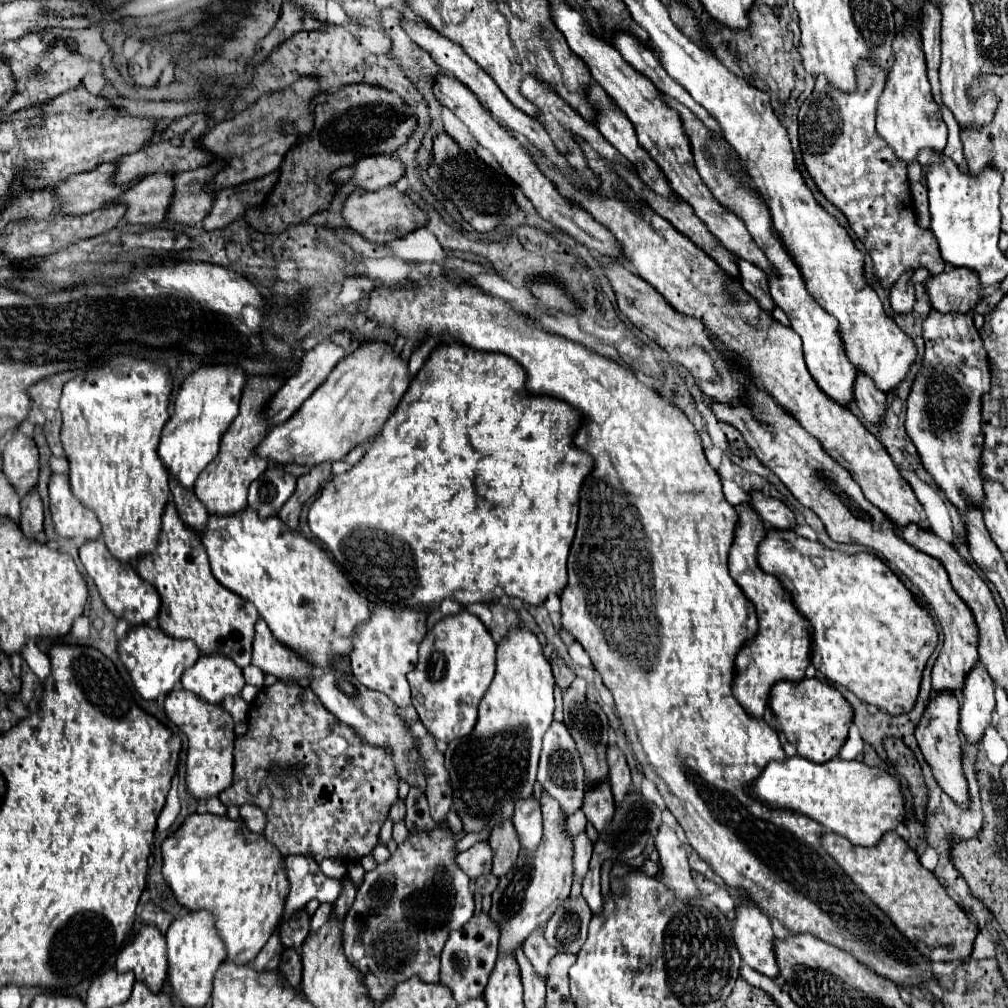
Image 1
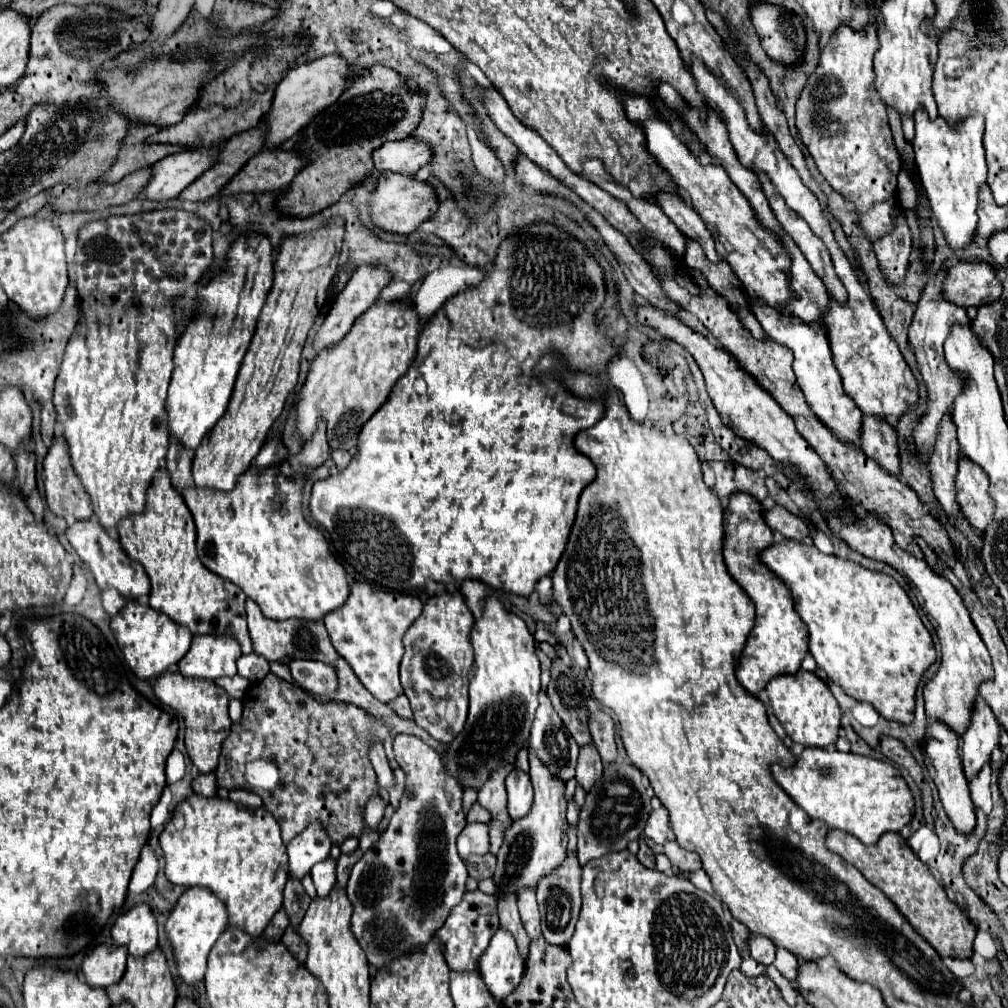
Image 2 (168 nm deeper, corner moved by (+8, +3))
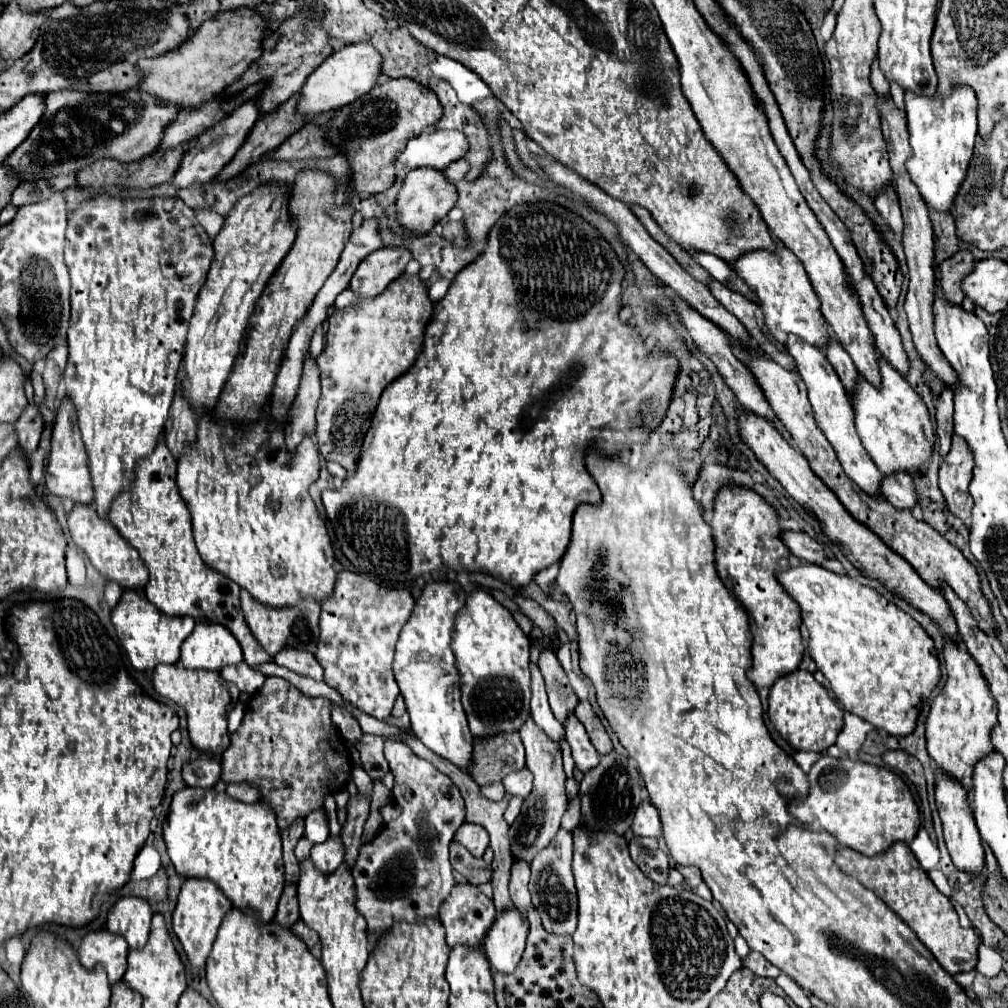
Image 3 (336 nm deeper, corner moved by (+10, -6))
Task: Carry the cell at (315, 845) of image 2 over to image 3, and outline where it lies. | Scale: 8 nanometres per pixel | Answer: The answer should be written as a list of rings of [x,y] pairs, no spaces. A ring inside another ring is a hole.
[[[315,809],[305,817],[305,835],[313,843],[323,843],[329,837],[329,821],[325,809]]]

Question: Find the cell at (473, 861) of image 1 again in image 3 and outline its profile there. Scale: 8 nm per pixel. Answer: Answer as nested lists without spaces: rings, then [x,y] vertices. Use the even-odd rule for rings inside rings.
[[[463,823],[455,835],[455,839],[469,849],[473,857],[483,857],[483,851],[489,845],[489,833],[485,827],[475,825],[475,823]]]

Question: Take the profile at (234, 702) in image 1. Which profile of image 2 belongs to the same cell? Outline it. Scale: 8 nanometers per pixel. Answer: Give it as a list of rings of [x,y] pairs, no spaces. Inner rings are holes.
[[[235,676],[235,678],[219,678],[219,682],[215,682],[215,684],[219,688],[223,688],[231,700],[241,700],[247,686],[249,686],[249,680],[241,678],[241,676]]]

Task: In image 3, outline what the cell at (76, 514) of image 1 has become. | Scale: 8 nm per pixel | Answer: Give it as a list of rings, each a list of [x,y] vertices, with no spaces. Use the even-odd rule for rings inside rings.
[[[69,397],[61,399],[61,407],[57,411],[57,419],[53,425],[51,453],[49,453],[49,465],[47,465],[47,489],[59,497],[71,497],[73,503],[93,501],[93,483],[89,475],[85,443],[81,439],[81,431],[77,425],[77,411]]]

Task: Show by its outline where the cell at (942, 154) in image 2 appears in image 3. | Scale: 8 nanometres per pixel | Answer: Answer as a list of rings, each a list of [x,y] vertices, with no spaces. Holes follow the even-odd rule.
[[[955,85],[947,97],[939,93],[929,97],[905,91],[905,113],[911,143],[911,157],[905,161],[905,167],[927,205],[937,211],[949,211],[973,155],[977,135],[975,91],[965,85]]]

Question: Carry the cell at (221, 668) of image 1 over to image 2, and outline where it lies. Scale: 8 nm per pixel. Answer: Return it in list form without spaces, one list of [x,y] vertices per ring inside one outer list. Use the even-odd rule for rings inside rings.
[[[203,636],[193,638],[191,650],[179,662],[179,672],[187,678],[201,678],[201,680],[217,680],[221,676],[235,676],[237,674],[237,658],[241,656],[239,644],[231,638],[215,638]]]

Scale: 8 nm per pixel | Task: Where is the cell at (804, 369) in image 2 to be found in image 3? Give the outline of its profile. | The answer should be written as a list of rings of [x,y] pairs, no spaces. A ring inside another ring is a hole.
[[[789,335],[787,341],[787,351],[793,355],[799,375],[807,385],[807,393],[809,393],[809,401],[815,413],[815,421],[817,425],[825,431],[825,437],[829,439],[829,443],[833,445],[833,449],[837,451],[837,457],[845,469],[845,473],[869,495],[881,495],[881,479],[883,475],[877,471],[877,467],[873,465],[873,461],[869,459],[869,455],[865,455],[865,449],[861,447],[861,439],[857,439],[857,429],[855,429],[855,419],[853,419],[853,405],[851,399],[845,391],[845,387],[841,385],[835,369],[829,365],[827,357],[823,355],[821,349],[805,343],[803,339],[799,339],[797,335]]]

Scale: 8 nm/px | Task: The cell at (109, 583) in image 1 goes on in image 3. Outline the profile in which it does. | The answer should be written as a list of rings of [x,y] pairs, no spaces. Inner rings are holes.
[[[75,503],[69,517],[67,517],[73,541],[77,547],[81,547],[89,561],[95,565],[95,569],[111,581],[117,581],[121,587],[125,589],[139,589],[147,583],[147,567],[141,561],[139,553],[119,535],[119,531],[109,523],[109,519],[99,517],[93,503],[85,505],[85,503]]]

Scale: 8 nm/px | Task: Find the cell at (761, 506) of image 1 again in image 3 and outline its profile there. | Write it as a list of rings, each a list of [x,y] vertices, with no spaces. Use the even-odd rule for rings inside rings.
[[[783,531],[783,543],[789,547],[789,551],[799,557],[805,563],[821,565],[825,561],[823,547],[811,539],[807,533],[795,533],[795,531]]]

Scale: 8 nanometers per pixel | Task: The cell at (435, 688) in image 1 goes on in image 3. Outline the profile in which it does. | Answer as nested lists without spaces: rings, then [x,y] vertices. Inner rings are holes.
[[[455,581],[427,583],[415,601],[409,621],[403,625],[395,647],[395,681],[405,697],[407,711],[411,715],[411,727],[415,737],[451,761],[463,771],[469,771],[473,763],[473,735],[467,727],[467,717],[459,701],[459,675],[455,657],[449,647],[455,613],[465,605],[465,591]]]

